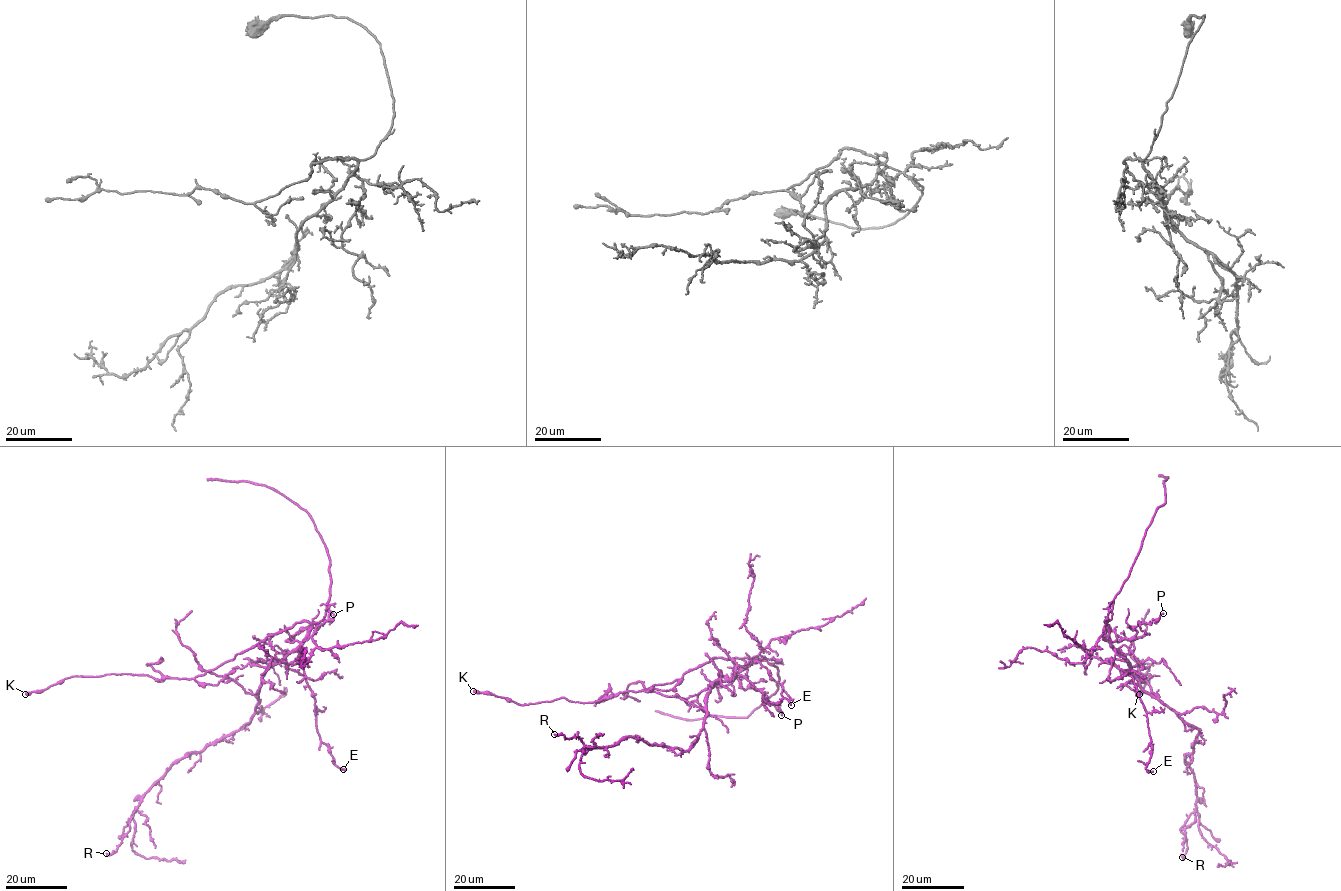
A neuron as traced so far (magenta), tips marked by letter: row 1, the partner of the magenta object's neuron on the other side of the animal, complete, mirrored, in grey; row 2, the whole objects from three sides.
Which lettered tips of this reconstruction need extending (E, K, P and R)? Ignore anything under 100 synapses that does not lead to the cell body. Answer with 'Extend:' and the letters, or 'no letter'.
Extend: no letter

